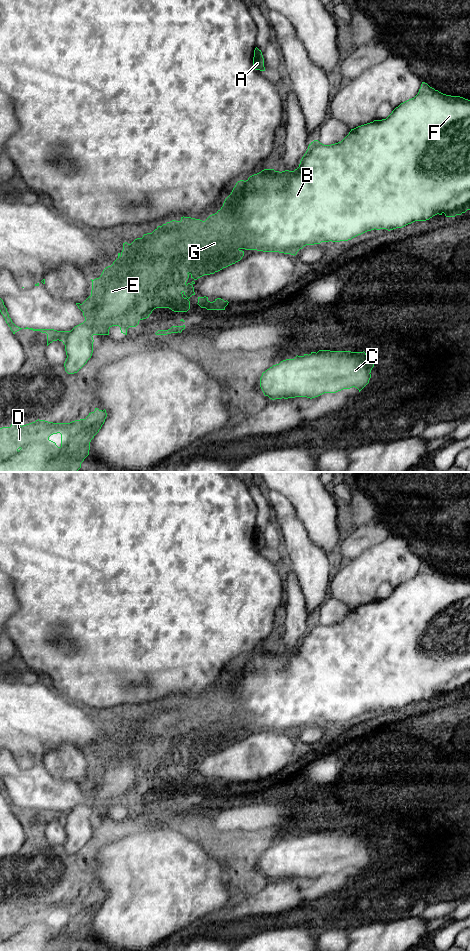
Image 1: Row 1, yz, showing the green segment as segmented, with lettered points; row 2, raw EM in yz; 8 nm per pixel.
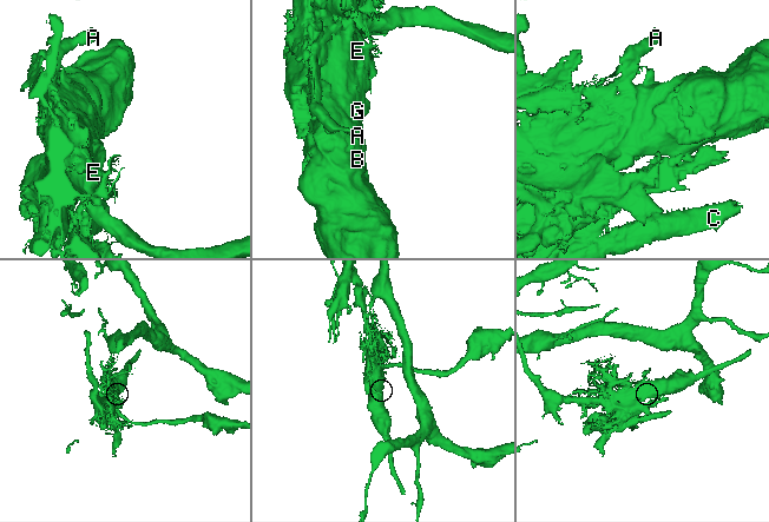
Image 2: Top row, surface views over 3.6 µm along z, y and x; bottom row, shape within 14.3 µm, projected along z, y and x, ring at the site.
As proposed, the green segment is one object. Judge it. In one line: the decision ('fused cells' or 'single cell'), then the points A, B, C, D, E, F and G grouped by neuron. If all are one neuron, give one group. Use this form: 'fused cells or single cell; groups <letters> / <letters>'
fused cells; groups A C D G / B E F

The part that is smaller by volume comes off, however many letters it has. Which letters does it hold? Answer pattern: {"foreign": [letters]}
{"foreign": ["B", "E", "F"]}

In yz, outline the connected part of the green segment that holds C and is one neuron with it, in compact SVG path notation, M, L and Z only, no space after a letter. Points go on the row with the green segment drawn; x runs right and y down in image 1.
M319 350L309 355L296 356L273 365L262 373L260 387L270 399L295 397L315 398L324 393L336 393L355 387L359 392L369 383L374 361L366 353L351 351Z

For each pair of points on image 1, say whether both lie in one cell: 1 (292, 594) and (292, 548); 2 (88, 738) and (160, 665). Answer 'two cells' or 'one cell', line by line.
1: two cells
2: two cells

